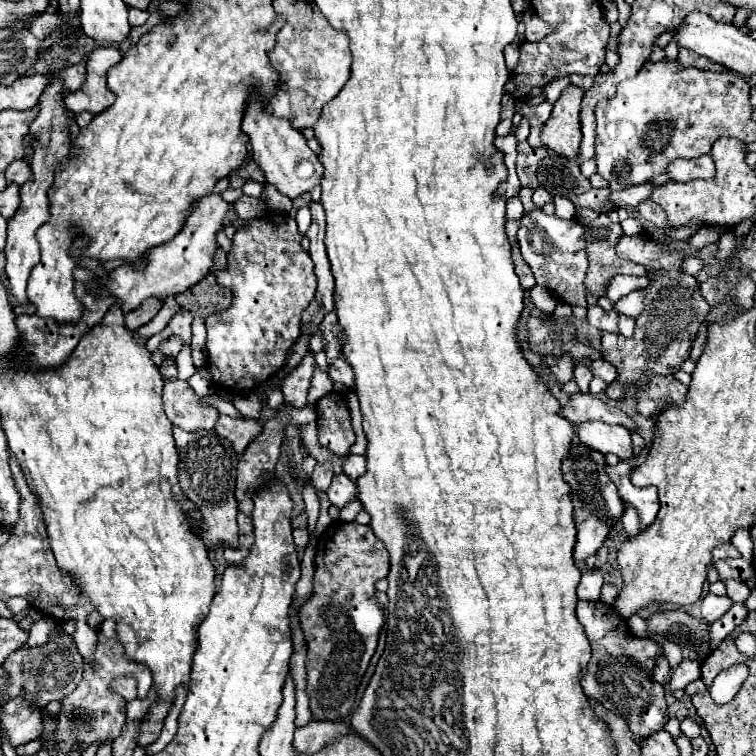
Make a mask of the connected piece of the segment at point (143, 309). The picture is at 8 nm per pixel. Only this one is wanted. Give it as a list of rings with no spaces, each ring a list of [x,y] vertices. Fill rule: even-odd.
[[[147,299],[141,307],[137,307],[135,311],[131,311],[131,313],[125,317],[125,327],[127,327],[129,331],[139,329],[141,325],[149,323],[149,321],[157,315],[159,309],[161,309],[161,303],[159,303],[157,299]]]

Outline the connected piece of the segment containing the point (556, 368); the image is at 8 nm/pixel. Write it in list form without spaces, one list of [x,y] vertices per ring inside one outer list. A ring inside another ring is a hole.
[[[565,355],[559,363],[551,367],[555,379],[557,379],[559,383],[567,383],[567,381],[571,381],[571,379],[573,379],[573,371],[575,371],[575,363],[573,363],[573,359],[569,359],[569,355]]]

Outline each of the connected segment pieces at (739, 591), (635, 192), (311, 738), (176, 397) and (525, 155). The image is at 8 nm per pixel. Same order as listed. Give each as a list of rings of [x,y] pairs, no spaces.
[[[721,579],[721,581],[727,587],[727,597],[731,597],[735,603],[743,603],[751,593],[745,581],[739,581],[739,579]]]
[[[643,183],[643,185],[633,185],[625,191],[615,191],[609,195],[609,201],[615,205],[615,207],[635,207],[637,203],[649,199],[651,195],[651,189],[653,185],[651,183]]]
[[[309,721],[305,727],[295,729],[295,755],[299,753],[307,753],[313,755],[317,751],[323,749],[323,745],[327,745],[331,739],[337,739],[341,733],[345,733],[349,729],[347,723],[331,723],[331,721]]]
[[[171,379],[163,389],[163,407],[169,421],[185,431],[213,429],[219,413],[213,407],[201,407],[197,395],[187,381]]]
[[[521,141],[521,143],[517,143],[517,153],[519,153],[517,155],[517,175],[519,175],[521,185],[531,187],[531,189],[539,187],[535,173],[537,173],[539,161],[547,155],[545,147],[533,149],[527,141]]]

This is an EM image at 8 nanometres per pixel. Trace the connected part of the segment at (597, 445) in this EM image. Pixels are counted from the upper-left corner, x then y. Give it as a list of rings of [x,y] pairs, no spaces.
[[[585,421],[577,425],[577,437],[587,447],[601,451],[601,453],[613,453],[619,459],[633,457],[633,445],[631,445],[631,433],[621,425],[607,425],[603,421]]]

